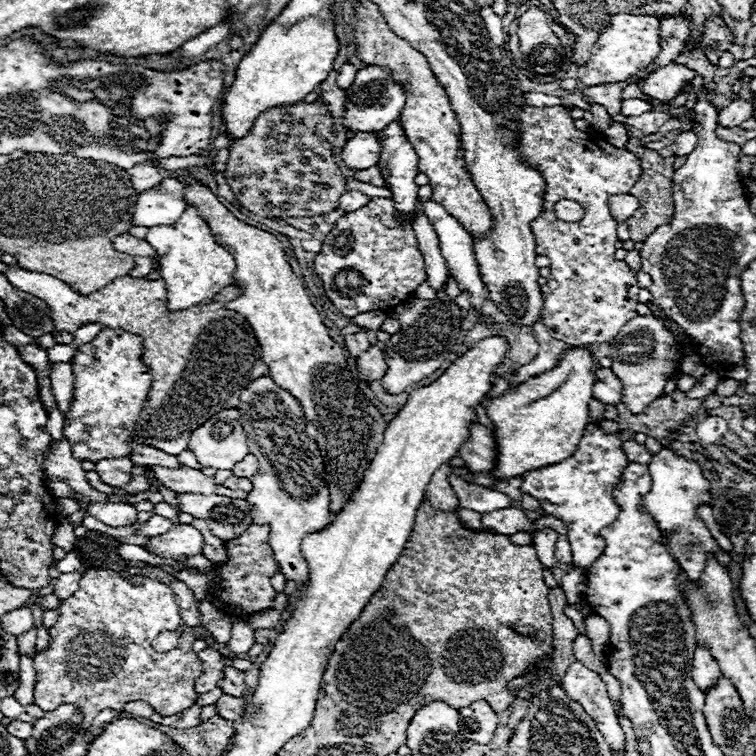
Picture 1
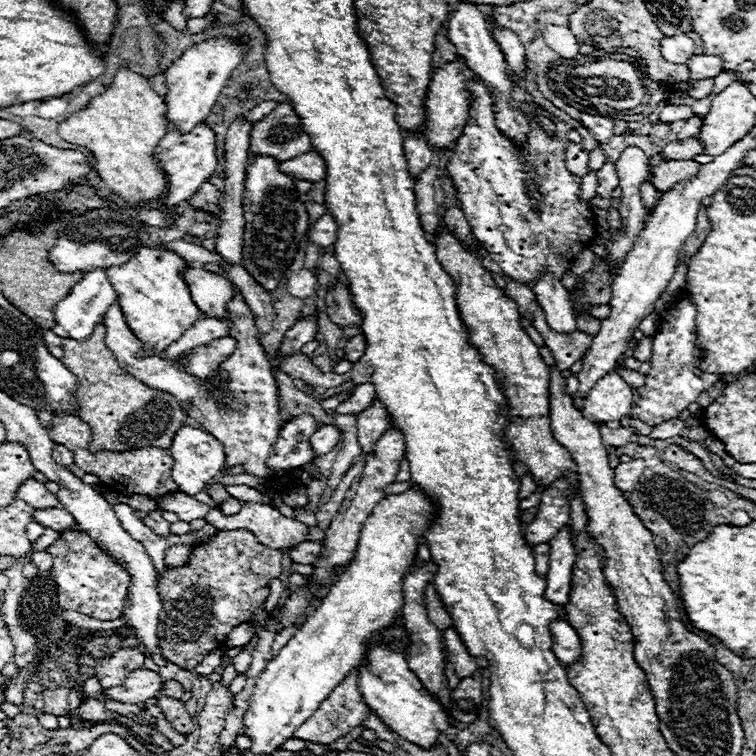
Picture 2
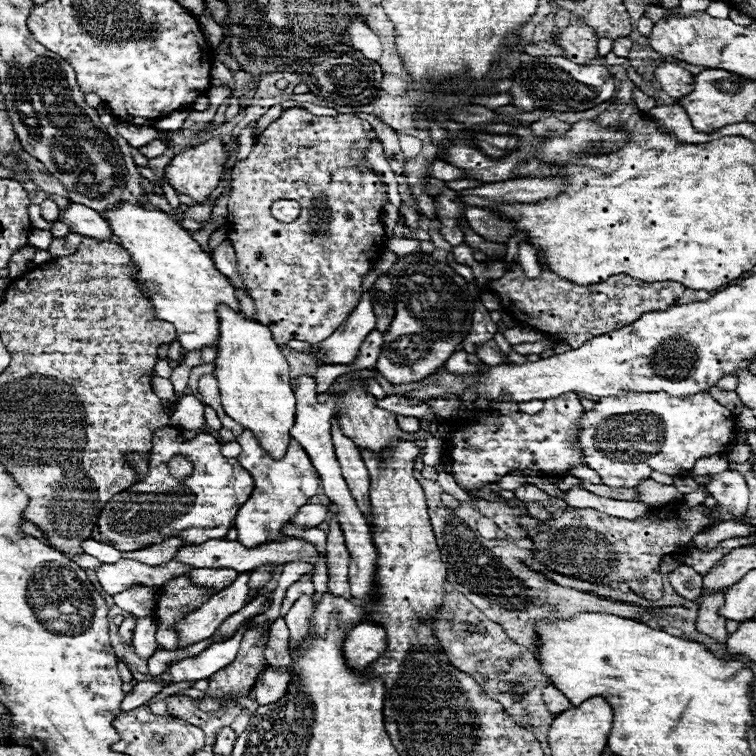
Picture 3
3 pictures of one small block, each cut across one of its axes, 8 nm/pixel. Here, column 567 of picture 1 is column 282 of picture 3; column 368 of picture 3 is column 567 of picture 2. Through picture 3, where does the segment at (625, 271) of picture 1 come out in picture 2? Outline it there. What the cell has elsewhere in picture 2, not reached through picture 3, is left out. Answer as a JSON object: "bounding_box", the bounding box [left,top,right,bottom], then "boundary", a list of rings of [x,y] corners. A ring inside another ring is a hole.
{"bounding_box":[446,82,596,284],"boundary":[[[468,82],[466,86],[470,92],[468,122],[446,166],[456,188],[460,208],[466,214],[476,238],[490,252],[492,260],[498,262],[504,274],[532,284],[540,270],[548,268],[552,274],[562,278],[562,274],[570,270],[574,256],[588,248],[596,236],[594,210],[588,202],[580,202],[576,196],[580,178],[570,174],[564,164],[564,152],[570,142],[566,132],[572,130],[572,126],[556,120],[558,136],[556,140],[550,140],[536,124],[532,104],[520,102],[520,108],[524,108],[524,114],[532,124],[532,132],[524,146],[524,156],[528,158],[530,166],[522,166],[522,156],[514,144],[494,126],[494,102],[490,92],[480,82]],[[530,180],[536,182],[544,196],[540,212],[534,212],[524,188]]]}

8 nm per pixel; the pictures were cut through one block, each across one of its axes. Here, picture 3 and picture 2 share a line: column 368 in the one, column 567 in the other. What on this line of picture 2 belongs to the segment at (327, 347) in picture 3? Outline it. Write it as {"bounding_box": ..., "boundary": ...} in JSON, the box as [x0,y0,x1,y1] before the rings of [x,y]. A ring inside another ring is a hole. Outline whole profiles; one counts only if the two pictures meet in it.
{"bounding_box":[532,272,576,334],"boundary":[[[540,272],[532,290],[534,290],[536,300],[542,306],[548,326],[552,330],[566,332],[566,334],[576,330],[576,316],[568,302],[568,292],[554,274]]]}

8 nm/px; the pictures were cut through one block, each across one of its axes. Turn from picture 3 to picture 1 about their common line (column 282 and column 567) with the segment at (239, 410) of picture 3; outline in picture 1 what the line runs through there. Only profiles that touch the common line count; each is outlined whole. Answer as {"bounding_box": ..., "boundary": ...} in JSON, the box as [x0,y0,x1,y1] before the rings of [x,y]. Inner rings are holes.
{"bounding_box":[484,348,596,482],"boundary":[[[578,348],[578,350],[572,350],[570,354],[566,354],[566,358],[554,370],[532,376],[526,384],[520,384],[520,388],[516,392],[504,392],[500,398],[492,398],[484,404],[488,418],[494,424],[496,448],[498,448],[496,464],[492,470],[492,476],[496,482],[512,480],[516,476],[522,476],[524,472],[562,462],[576,450],[576,444],[578,444],[580,436],[584,434],[586,424],[590,422],[588,402],[594,398],[592,396],[594,380],[596,380],[596,376],[594,376],[594,366],[592,366],[592,356],[588,350]]]}

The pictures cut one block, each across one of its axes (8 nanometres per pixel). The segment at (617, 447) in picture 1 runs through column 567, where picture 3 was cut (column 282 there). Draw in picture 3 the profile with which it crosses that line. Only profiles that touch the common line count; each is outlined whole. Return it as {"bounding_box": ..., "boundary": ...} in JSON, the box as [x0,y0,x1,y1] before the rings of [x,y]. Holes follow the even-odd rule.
{"bounding_box":[234,432,320,548],"boundary":[[[244,432],[240,438],[236,438],[236,442],[242,446],[238,462],[252,474],[256,486],[250,500],[244,502],[238,510],[234,524],[238,528],[238,540],[244,546],[254,548],[256,544],[264,544],[264,540],[276,540],[282,536],[282,526],[288,524],[294,512],[316,494],[320,486],[320,476],[316,468],[312,468],[312,462],[308,460],[302,446],[293,438],[290,439],[284,460],[272,460],[270,456],[262,456],[262,450],[258,448],[256,440],[252,440],[250,432]],[[292,470],[296,474],[292,474]]]}

